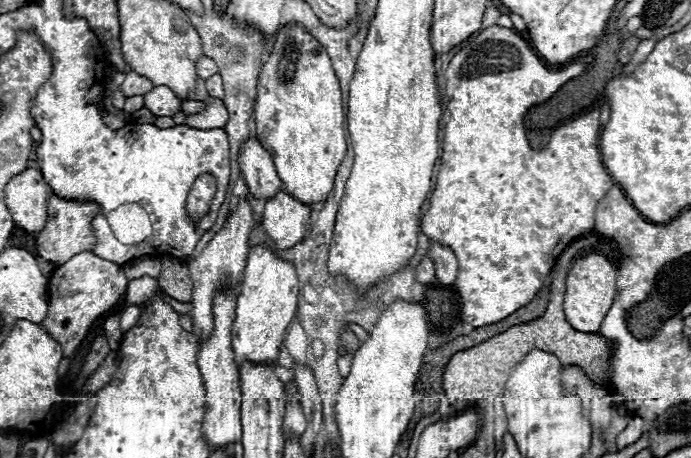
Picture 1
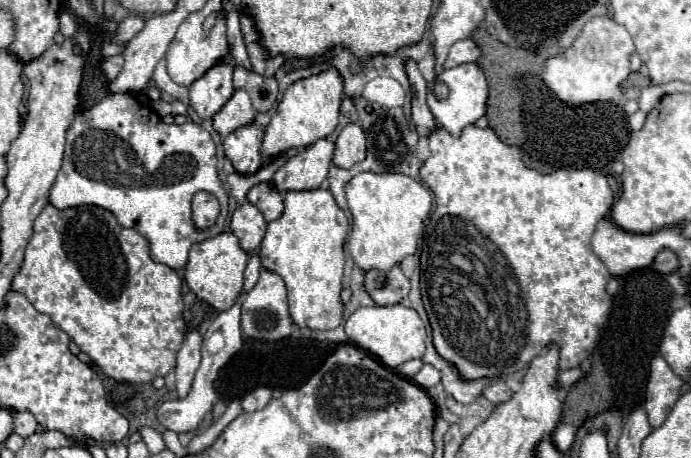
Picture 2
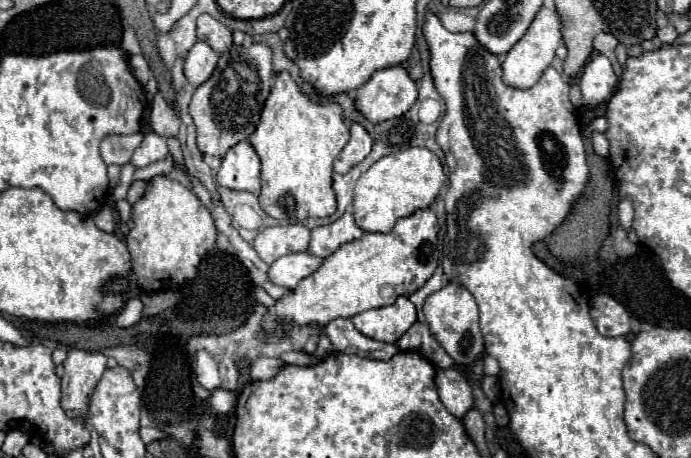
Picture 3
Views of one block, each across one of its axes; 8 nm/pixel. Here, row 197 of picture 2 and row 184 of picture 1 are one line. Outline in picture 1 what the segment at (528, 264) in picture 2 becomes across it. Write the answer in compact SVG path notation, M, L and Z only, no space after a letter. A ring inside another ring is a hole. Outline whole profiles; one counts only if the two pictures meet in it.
M488 26L484 28L470 44L466 44L450 62L448 70L446 70L446 110L443 110L441 122L440 122L440 139L442 154L440 158L440 168L438 168L438 178L436 178L436 186L434 186L434 192L428 200L428 208L424 210L422 214L422 232L452 248L452 252L456 254L458 258L458 278L454 282L454 288L456 292L460 294L460 316L466 324L470 324L472 328L480 328L480 326L486 326L486 324L494 324L494 322L500 322L504 320L506 316L510 316L512 312L516 312L518 308L526 306L538 292L540 288L544 286L556 258L562 254L562 250L574 242L578 236L584 236L588 232L594 230L594 212L596 212L596 206L600 202L600 198L604 198L604 194L614 186L614 180L610 178L610 174L606 172L602 160L600 160L600 148L598 148L598 134L600 134L600 110L592 110L568 124L562 124L554 130L554 134L550 136L550 142L546 144L544 150L532 150L528 140L526 140L526 130L524 130L524 116L528 114L528 110L536 104L542 104L546 102L548 98L552 98L568 80L580 76L584 72L586 64L584 62L574 62L574 64L568 64L568 66L558 66L558 68L546 68L546 64L538 58L538 54L528 46L528 42L516 34L514 30L510 28L502 28L502 26Z

